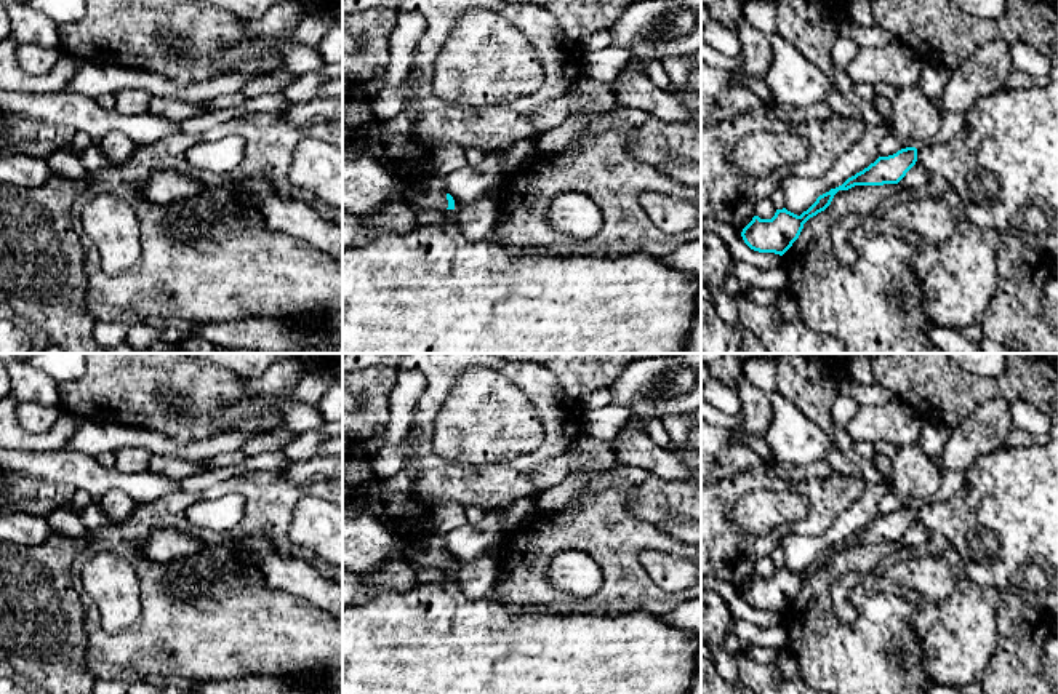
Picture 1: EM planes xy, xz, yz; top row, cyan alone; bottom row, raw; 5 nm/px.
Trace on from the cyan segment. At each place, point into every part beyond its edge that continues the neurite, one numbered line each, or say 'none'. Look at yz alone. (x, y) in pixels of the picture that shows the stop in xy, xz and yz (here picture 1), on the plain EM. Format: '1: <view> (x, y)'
1: yz (1005, 515)

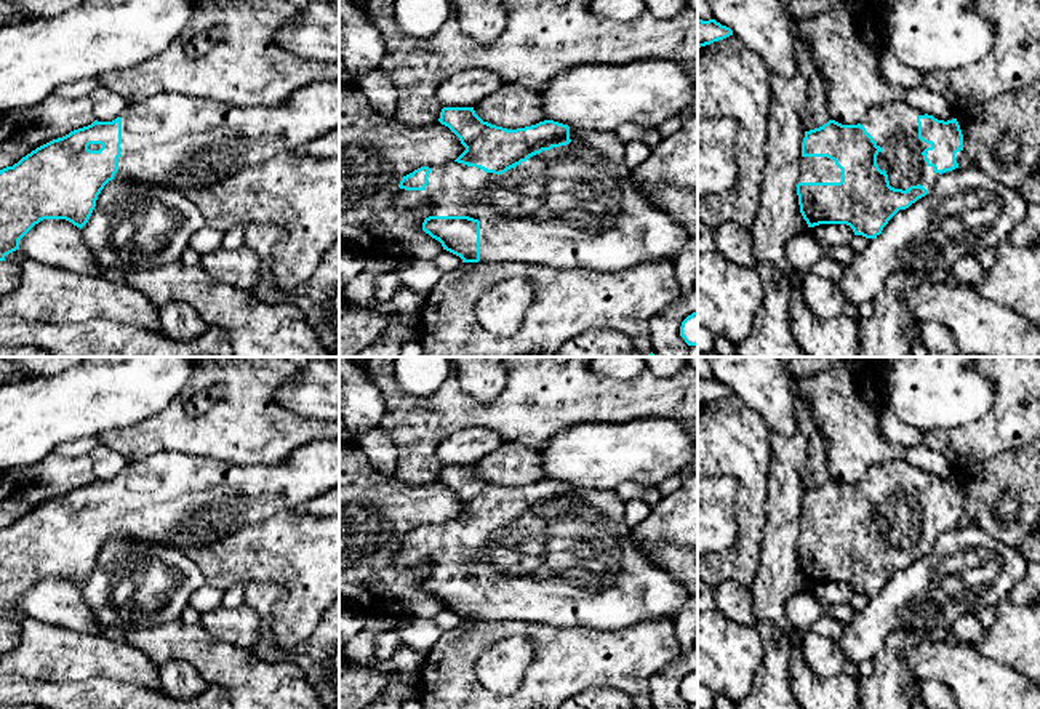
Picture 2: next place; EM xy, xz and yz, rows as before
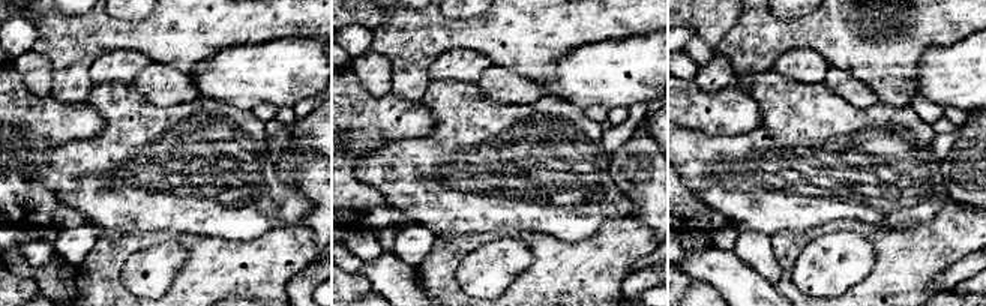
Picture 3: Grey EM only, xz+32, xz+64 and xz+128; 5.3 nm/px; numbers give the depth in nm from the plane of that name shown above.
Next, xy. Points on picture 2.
1: xy (167, 496)

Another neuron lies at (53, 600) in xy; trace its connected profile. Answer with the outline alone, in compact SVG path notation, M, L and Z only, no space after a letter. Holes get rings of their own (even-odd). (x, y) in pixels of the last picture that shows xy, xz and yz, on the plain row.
M43 578L21 599L19 608L45 624L102 634L102 624L86 605L82 587L66 578Z

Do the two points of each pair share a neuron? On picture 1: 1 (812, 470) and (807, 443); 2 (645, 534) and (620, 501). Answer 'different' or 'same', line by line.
1: different
2: same

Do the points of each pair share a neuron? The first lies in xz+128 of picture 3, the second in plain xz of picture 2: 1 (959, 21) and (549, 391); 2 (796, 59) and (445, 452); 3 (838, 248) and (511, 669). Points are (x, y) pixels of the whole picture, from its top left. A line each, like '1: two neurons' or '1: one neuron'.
1: one neuron
2: one neuron
3: one neuron

